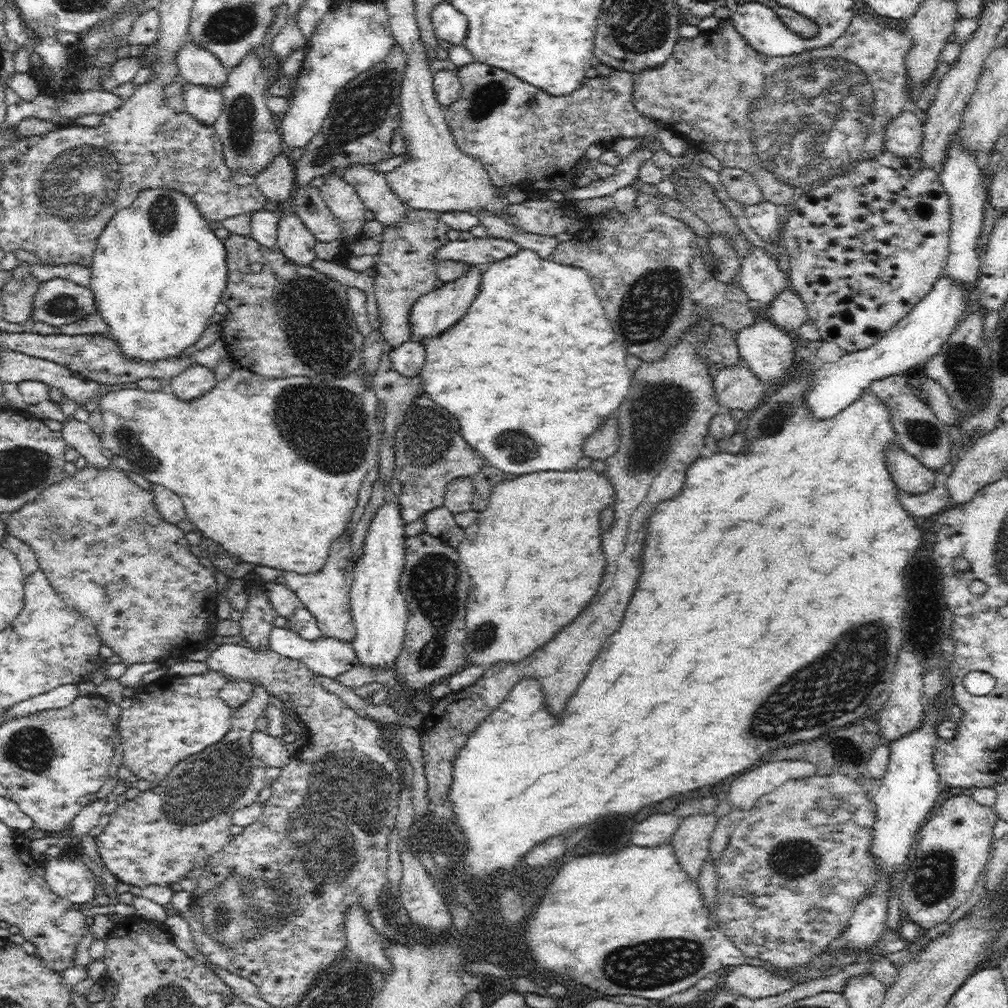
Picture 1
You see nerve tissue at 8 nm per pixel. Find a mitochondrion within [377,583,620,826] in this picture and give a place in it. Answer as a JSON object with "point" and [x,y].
{"point":[484,635]}

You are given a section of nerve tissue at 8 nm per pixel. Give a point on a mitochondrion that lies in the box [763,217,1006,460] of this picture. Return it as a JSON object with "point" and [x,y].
{"point":[962,361]}

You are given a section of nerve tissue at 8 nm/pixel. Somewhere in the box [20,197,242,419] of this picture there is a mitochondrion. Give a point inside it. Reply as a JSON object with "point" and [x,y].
{"point":[66,306]}

